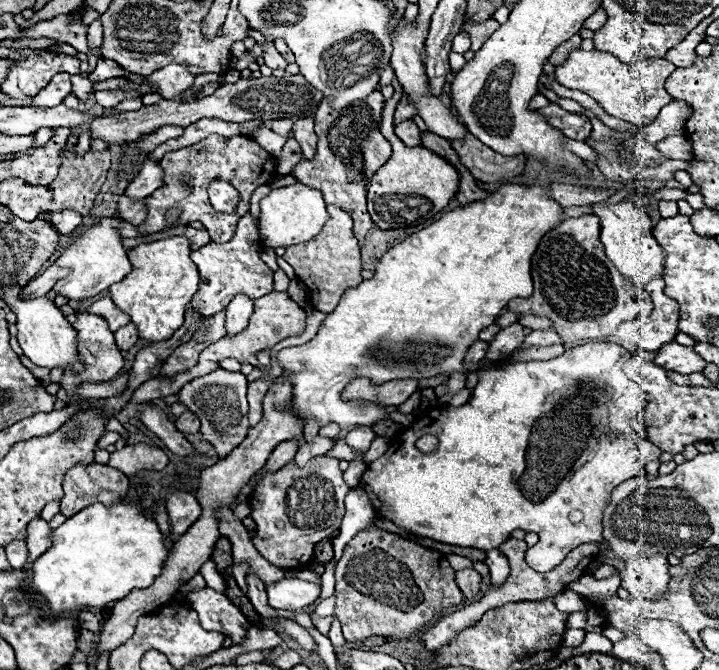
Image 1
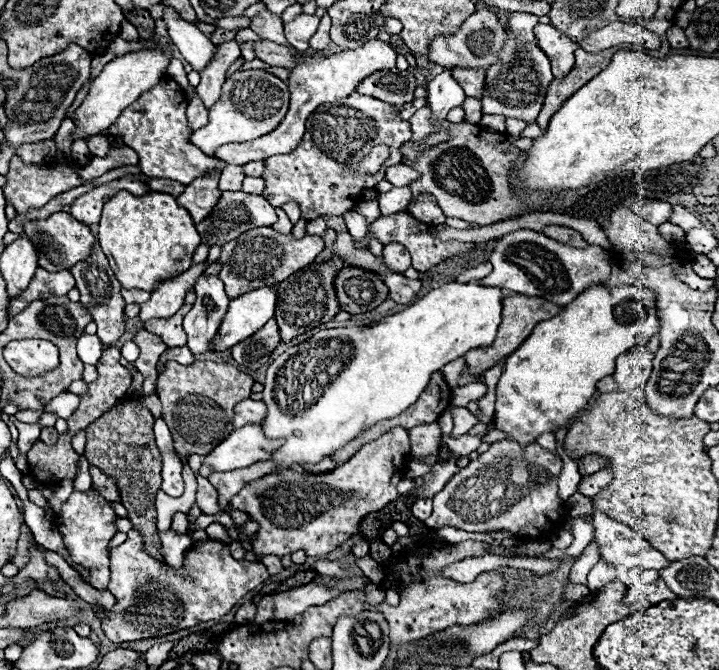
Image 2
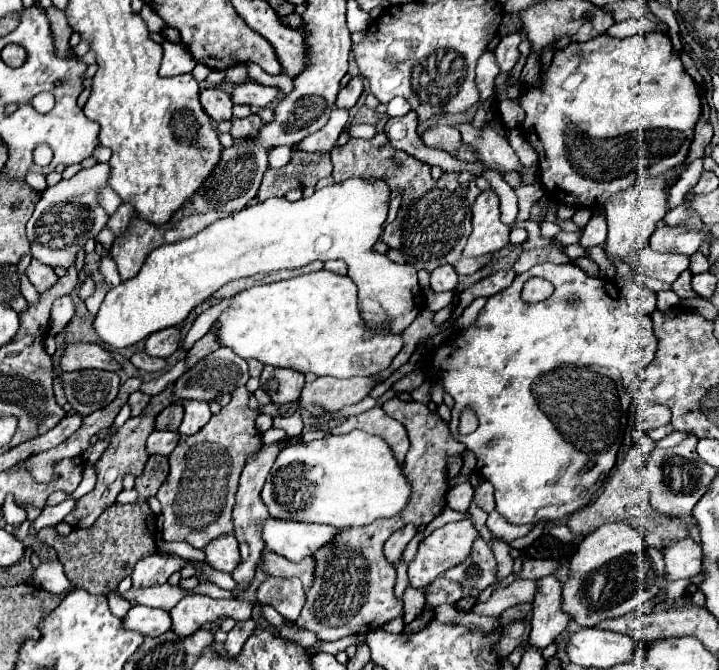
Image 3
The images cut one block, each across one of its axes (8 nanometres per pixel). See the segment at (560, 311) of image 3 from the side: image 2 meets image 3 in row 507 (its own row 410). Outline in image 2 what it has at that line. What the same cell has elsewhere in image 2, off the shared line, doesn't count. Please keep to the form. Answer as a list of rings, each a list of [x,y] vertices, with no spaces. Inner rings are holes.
[[[592,286],[592,288],[584,290],[574,302],[570,302],[568,306],[564,306],[562,312],[558,312],[554,318],[548,318],[548,320],[542,320],[540,324],[536,324],[534,332],[524,340],[524,344],[522,344],[516,352],[512,352],[512,356],[508,356],[508,358],[504,360],[504,372],[502,372],[500,382],[498,382],[498,386],[496,386],[496,396],[498,396],[498,398],[496,398],[496,416],[494,416],[496,430],[506,432],[506,434],[508,434],[506,440],[514,440],[514,442],[518,442],[518,444],[522,444],[522,446],[528,446],[528,444],[536,442],[538,436],[544,434],[544,432],[556,432],[558,428],[566,428],[566,424],[568,424],[570,420],[574,420],[574,418],[588,406],[590,398],[592,398],[594,392],[596,392],[596,382],[602,380],[602,378],[608,376],[608,374],[614,374],[614,362],[616,362],[616,358],[618,358],[620,354],[624,354],[626,350],[638,346],[638,344],[646,344],[646,342],[650,340],[650,336],[656,334],[658,330],[660,330],[660,326],[658,326],[658,318],[656,318],[656,302],[654,302],[654,294],[652,294],[648,288],[644,288],[644,286],[620,286],[620,288]]]

